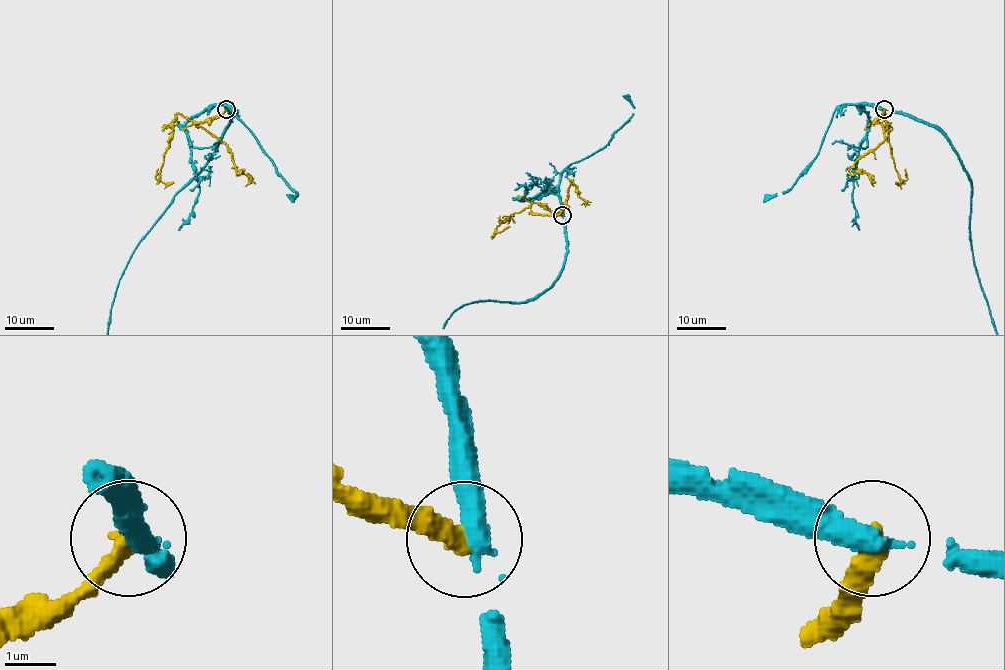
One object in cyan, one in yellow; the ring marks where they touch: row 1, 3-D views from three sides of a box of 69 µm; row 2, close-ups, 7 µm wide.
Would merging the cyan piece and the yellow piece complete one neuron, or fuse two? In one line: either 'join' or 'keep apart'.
keep apart

